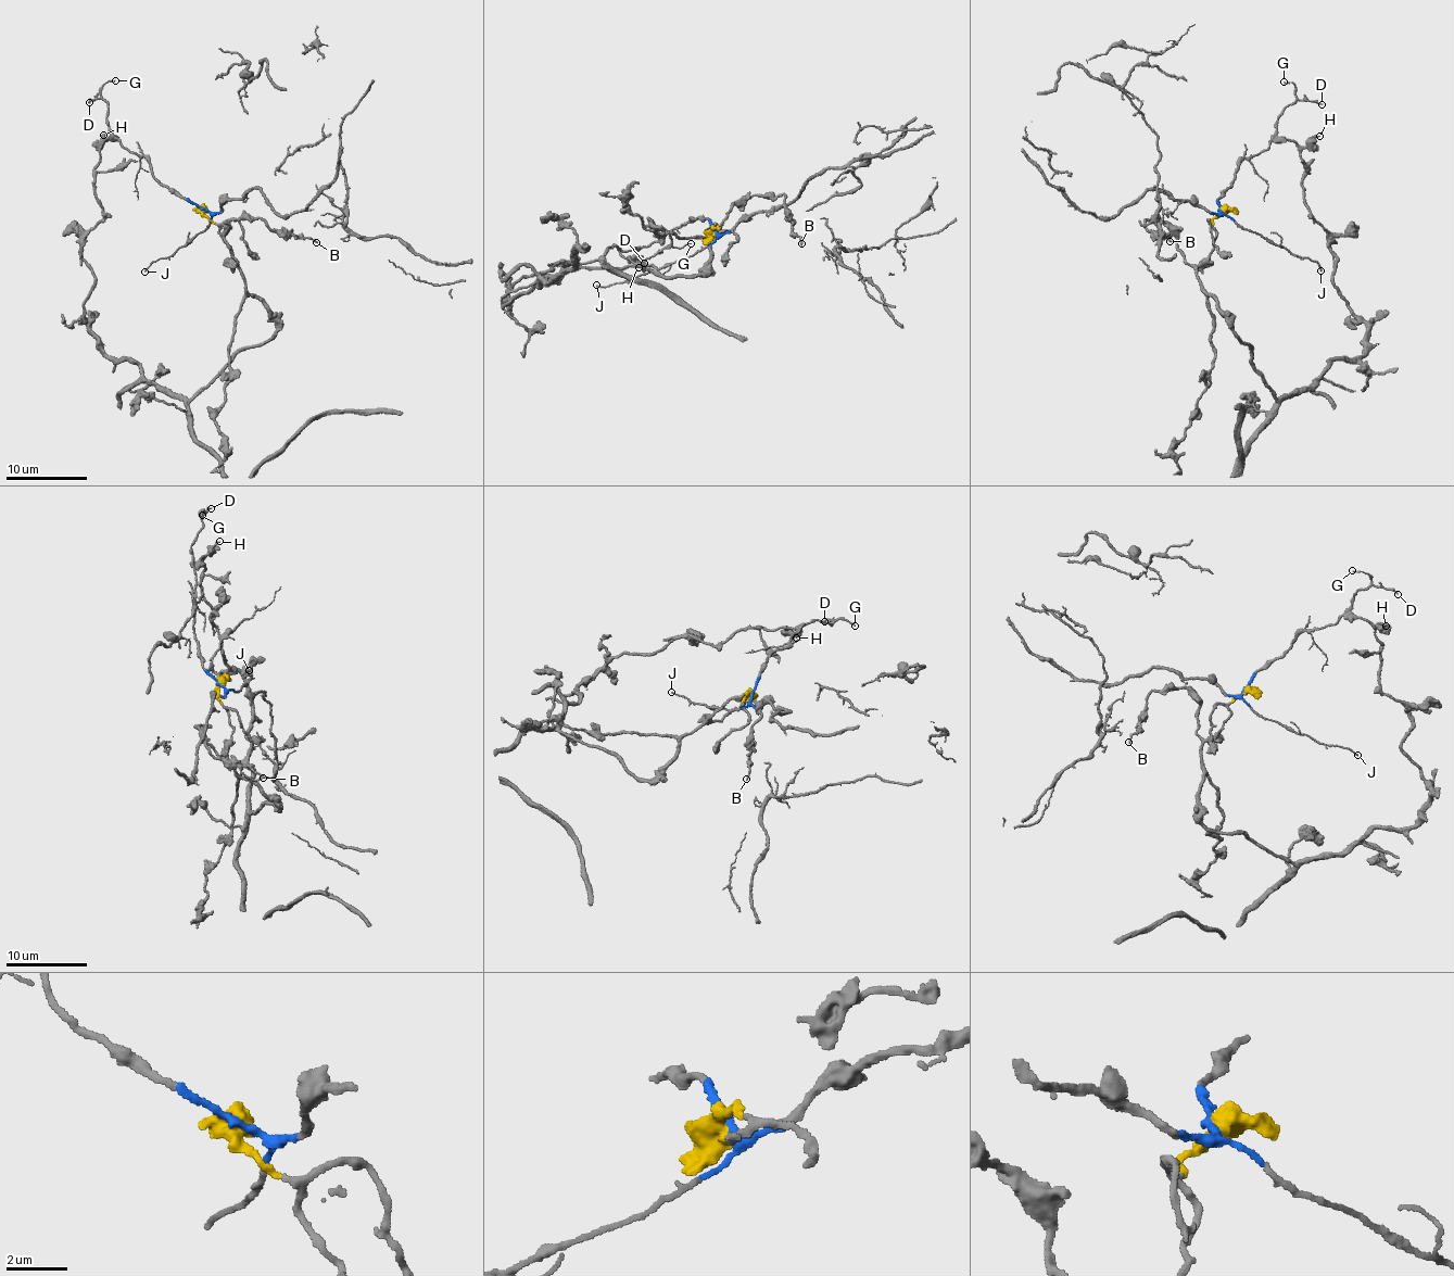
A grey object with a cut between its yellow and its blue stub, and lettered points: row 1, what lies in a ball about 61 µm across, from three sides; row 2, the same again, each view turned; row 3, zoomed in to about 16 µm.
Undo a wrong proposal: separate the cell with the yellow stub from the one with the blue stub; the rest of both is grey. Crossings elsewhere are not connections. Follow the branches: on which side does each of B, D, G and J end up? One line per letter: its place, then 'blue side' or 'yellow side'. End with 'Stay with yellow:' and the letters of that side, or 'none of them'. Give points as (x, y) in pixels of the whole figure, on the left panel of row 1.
B: place (316, 242); yellow side
D: place (89, 102); blue side
G: place (115, 80); blue side
J: place (144, 272); blue side
Stay with yellow: B

